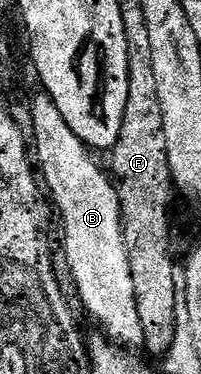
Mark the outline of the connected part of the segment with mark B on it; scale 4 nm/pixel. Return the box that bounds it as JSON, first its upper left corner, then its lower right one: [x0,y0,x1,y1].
[30,92,145,348]

